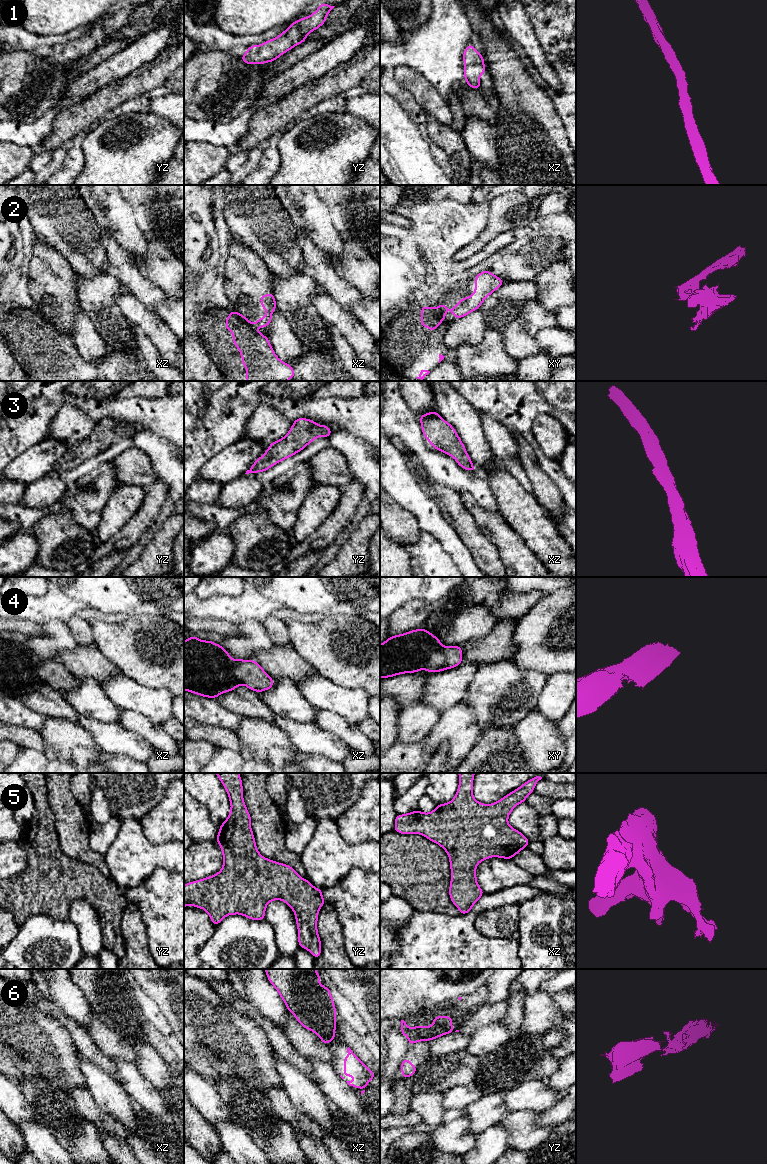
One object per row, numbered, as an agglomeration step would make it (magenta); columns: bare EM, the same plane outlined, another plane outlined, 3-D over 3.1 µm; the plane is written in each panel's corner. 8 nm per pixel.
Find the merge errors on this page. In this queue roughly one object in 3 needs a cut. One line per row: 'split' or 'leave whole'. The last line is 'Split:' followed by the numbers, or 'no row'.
1: leave whole
2: split
3: leave whole
4: leave whole
5: leave whole
6: split
Split: 2, 6

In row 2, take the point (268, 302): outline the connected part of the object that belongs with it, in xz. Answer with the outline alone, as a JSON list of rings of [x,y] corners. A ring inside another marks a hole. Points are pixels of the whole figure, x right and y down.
[[[270,292],[267,295],[261,295],[260,303],[262,308],[266,310],[266,314],[263,318],[259,318],[254,324],[252,324],[244,315],[235,311],[238,315],[239,321],[249,327],[267,327],[272,321],[273,311],[277,308],[274,294]]]

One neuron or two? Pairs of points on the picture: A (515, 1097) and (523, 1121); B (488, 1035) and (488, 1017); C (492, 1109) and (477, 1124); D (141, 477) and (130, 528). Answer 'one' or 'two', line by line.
A: two
B: two
C: one
D: two

